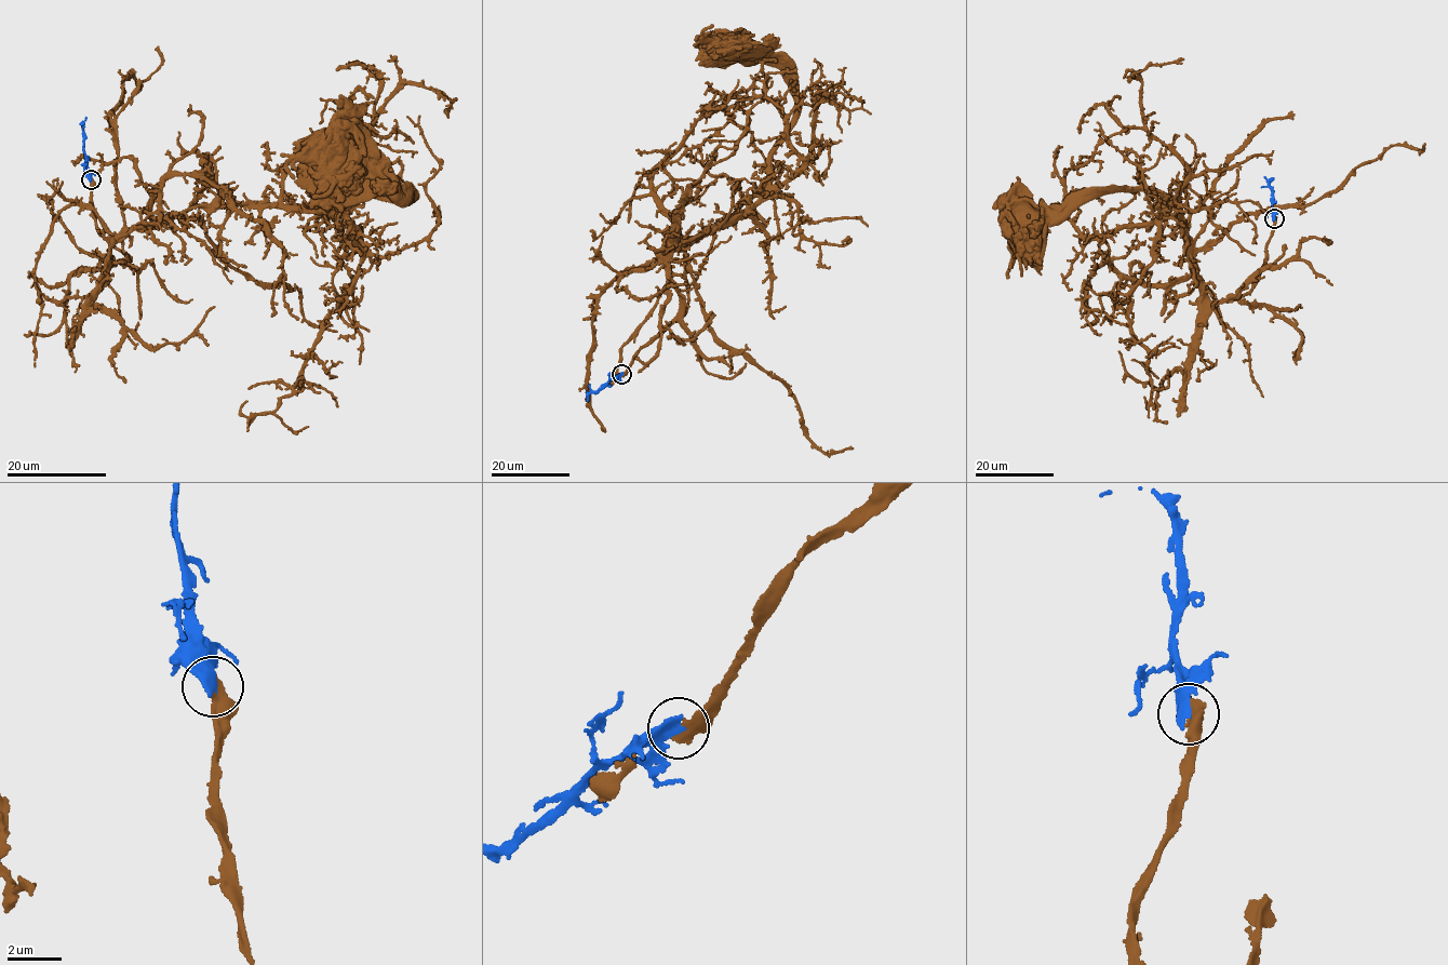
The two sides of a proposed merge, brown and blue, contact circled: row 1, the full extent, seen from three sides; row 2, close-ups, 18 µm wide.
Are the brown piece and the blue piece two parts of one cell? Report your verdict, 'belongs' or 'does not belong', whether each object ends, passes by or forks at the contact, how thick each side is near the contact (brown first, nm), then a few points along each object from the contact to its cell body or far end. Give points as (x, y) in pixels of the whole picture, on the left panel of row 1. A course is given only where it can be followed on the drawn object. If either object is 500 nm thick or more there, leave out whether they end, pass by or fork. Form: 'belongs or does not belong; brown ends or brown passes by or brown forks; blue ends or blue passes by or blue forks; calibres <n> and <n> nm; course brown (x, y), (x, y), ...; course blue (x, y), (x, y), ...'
belongs; calibres 500 and 320 nm; course brown (91, 179), (117, 262), (124, 236), (195, 208), (411, 197), (322, 170); course blue (91, 179), (83, 150), (85, 117)

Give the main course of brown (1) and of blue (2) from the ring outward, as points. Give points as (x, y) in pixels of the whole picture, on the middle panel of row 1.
1: (621, 374), (681, 308), (662, 257), (759, 200), (768, 152), (796, 105), (792, 80), (776, 61), (725, 45)
2: (621, 374), (594, 393), (586, 391)

